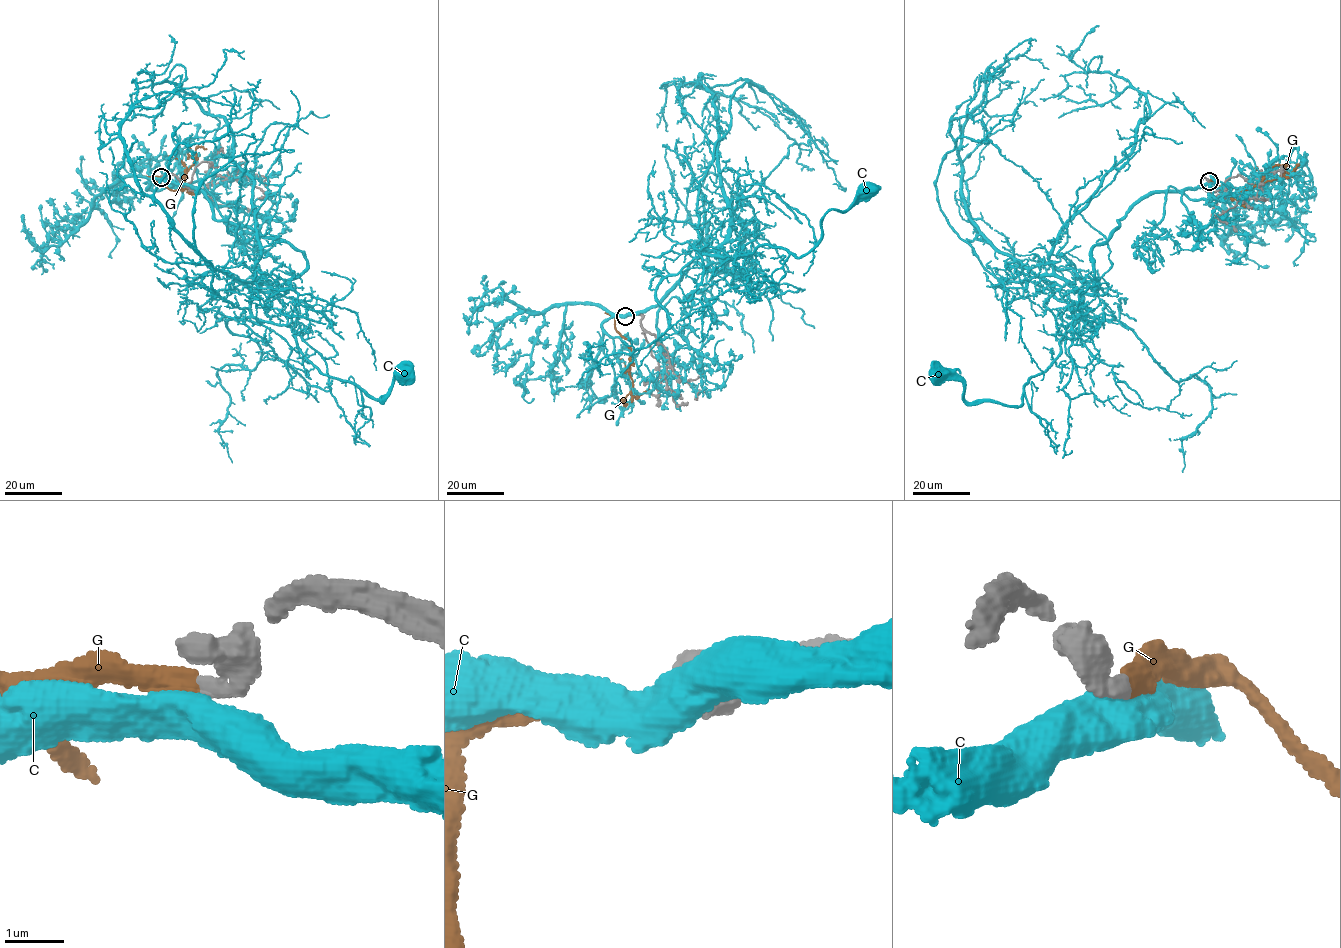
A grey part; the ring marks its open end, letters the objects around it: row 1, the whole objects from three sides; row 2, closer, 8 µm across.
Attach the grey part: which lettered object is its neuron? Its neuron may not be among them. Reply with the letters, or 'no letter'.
G

